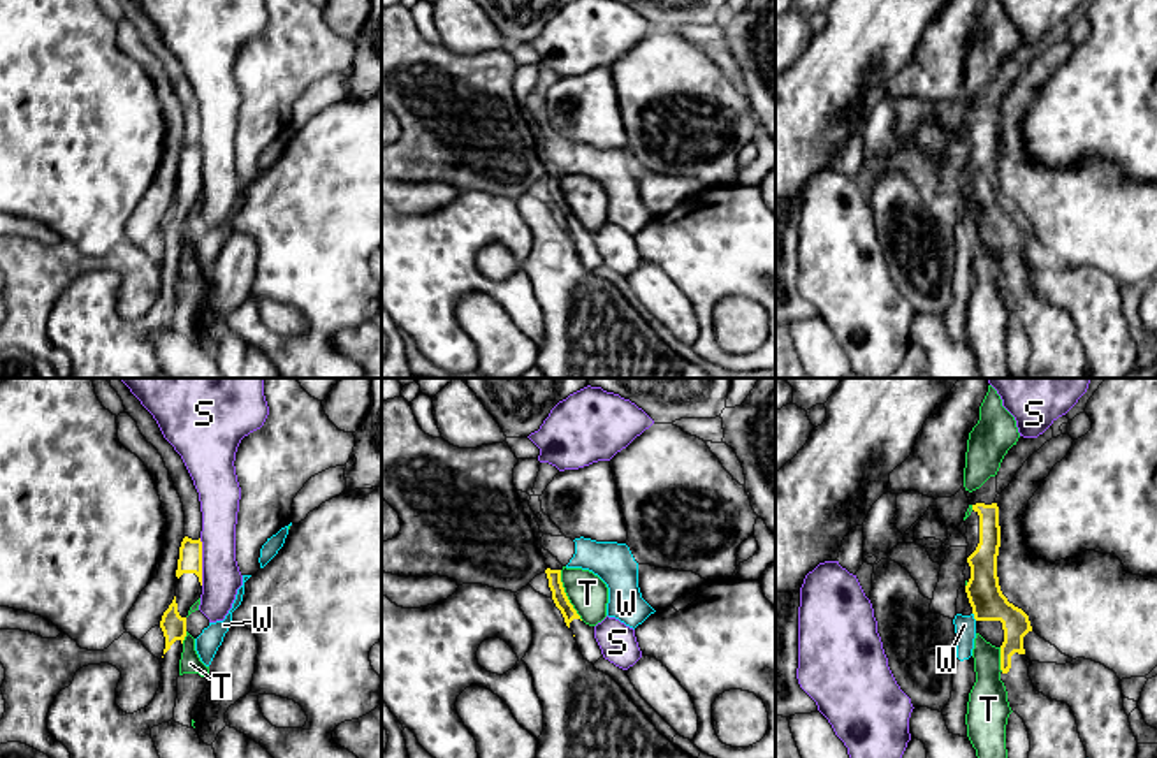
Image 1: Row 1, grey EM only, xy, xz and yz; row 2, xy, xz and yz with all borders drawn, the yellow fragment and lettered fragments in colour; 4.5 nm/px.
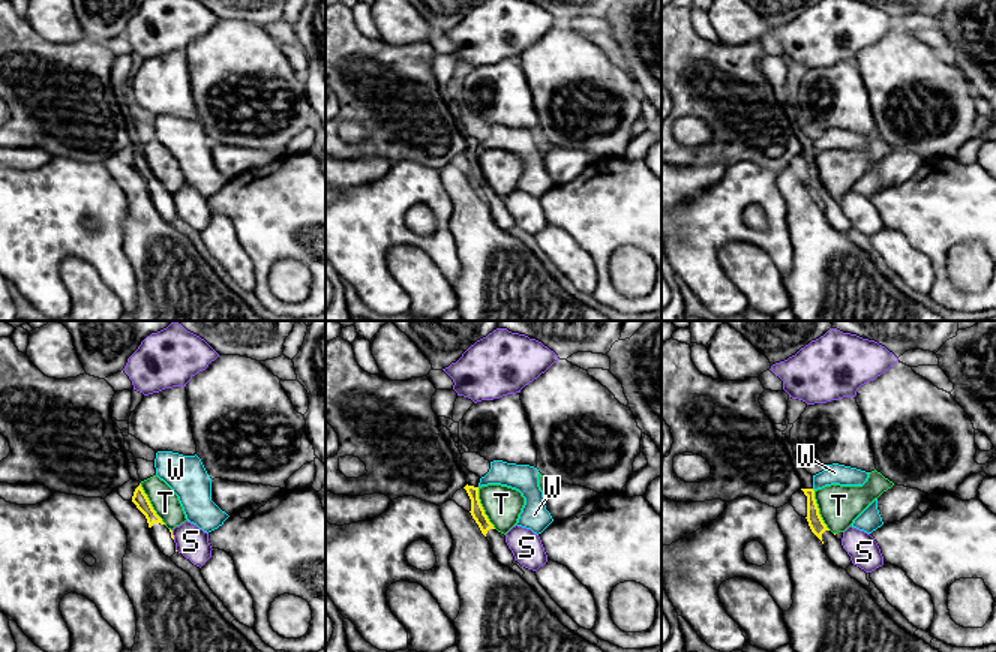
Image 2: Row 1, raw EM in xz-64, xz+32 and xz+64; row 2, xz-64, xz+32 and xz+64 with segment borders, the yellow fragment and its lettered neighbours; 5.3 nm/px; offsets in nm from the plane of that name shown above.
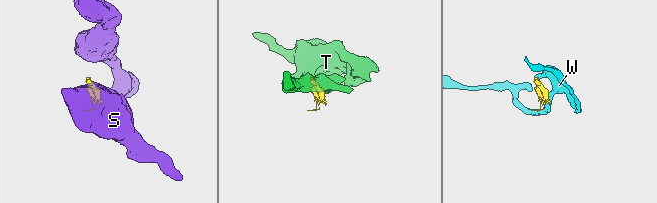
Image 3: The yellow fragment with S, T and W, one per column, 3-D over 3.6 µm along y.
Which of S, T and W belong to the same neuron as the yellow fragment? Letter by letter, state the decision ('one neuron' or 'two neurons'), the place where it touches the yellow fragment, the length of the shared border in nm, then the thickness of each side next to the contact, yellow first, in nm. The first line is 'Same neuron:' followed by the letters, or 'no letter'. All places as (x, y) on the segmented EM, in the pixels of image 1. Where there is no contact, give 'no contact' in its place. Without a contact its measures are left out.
Same neuron: no letter
S: two neurons; contact xy (201, 561); length 220 nm; calibres 110 and 180 nm
T: two neurons; contact xz (565, 595); length 260 nm; calibres 70 and 180 nm
W: two neurons; contact yz (975, 616); length 40 nm; calibres 160 and 100 nm

